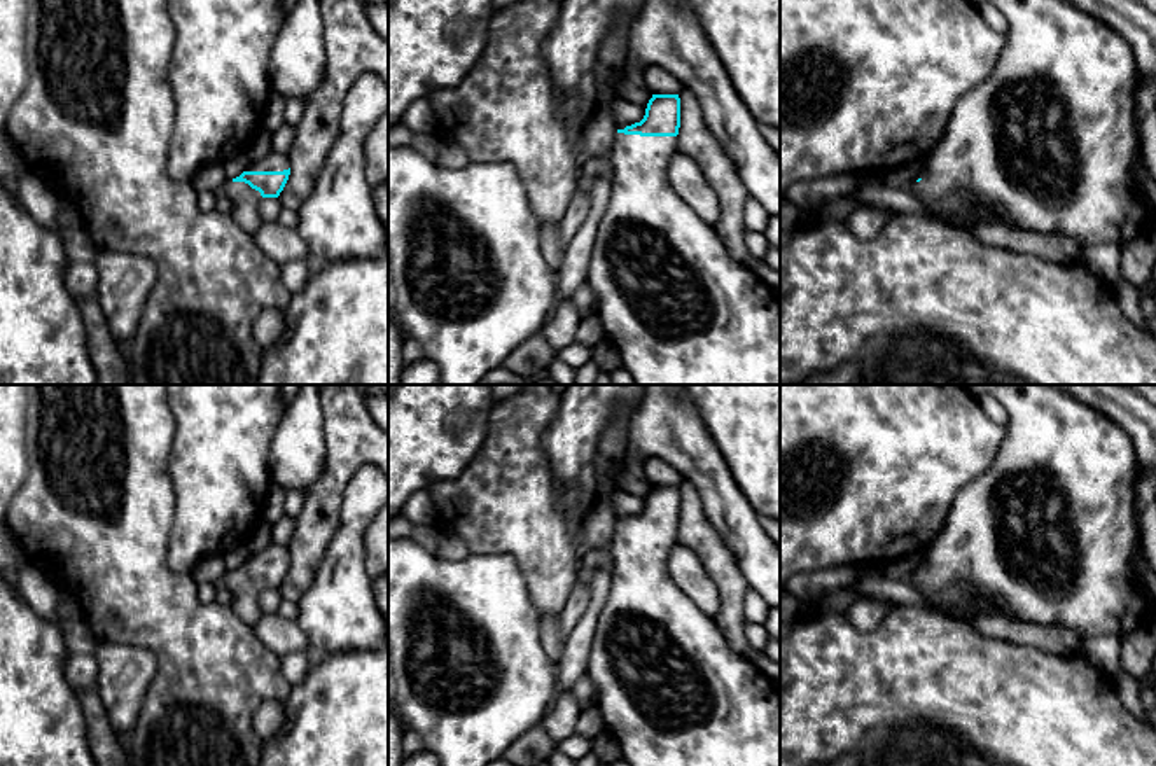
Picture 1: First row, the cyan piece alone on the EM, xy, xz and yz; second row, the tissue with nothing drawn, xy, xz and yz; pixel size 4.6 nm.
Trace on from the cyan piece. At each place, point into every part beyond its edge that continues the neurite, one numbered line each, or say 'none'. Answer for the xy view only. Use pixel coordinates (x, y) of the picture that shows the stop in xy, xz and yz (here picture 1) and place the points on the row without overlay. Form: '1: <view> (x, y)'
1: xy (275, 553)

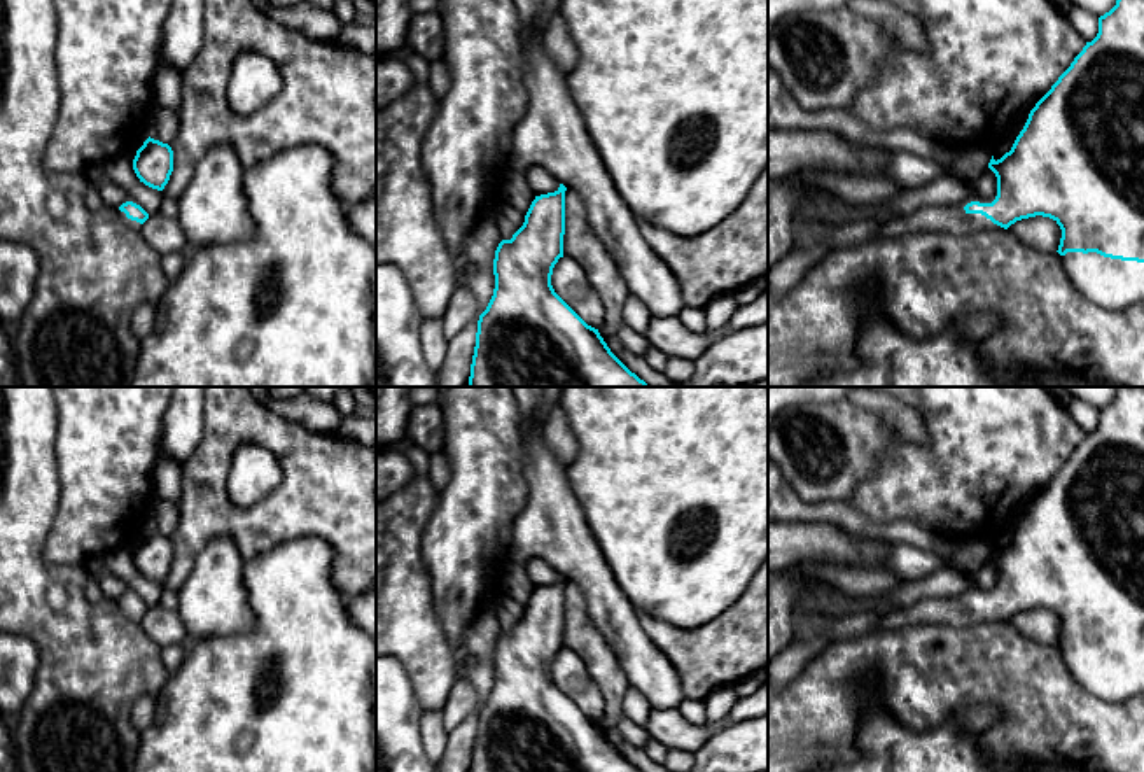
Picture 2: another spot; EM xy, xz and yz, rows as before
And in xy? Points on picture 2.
none

